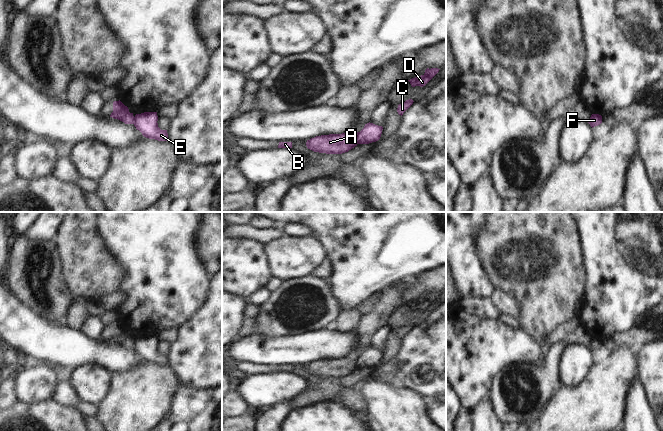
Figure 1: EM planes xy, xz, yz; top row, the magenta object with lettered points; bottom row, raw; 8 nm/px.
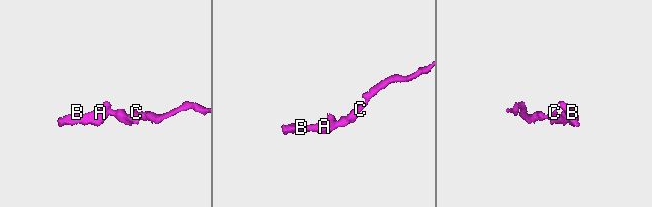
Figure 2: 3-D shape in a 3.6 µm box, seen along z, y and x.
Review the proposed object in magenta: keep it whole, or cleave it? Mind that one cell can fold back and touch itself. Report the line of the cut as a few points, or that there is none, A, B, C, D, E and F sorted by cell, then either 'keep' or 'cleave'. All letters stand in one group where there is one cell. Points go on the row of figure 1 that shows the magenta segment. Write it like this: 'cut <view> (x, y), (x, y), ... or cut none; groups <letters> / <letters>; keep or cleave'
cut xz (358, 132), (355, 138), (356, 143); groups A B / C D E F; cleave

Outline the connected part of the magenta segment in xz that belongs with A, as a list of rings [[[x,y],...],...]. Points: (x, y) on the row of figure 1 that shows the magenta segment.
[[[351,129],[342,134],[321,135],[307,140],[308,149],[326,154],[342,154],[357,146],[358,132]]]

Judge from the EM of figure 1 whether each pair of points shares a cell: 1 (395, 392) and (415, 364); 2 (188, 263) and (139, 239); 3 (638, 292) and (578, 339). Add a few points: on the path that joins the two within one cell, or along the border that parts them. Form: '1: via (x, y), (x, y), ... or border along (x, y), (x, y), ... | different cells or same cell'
1: border along (397, 382), (421, 395) | different cells
2: via (177, 250), (166, 237), (152, 237) | same cell
3: border along (580, 323), (591, 338) | different cells

